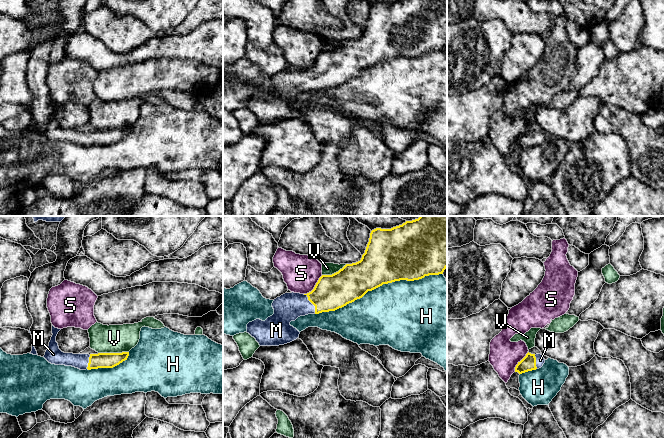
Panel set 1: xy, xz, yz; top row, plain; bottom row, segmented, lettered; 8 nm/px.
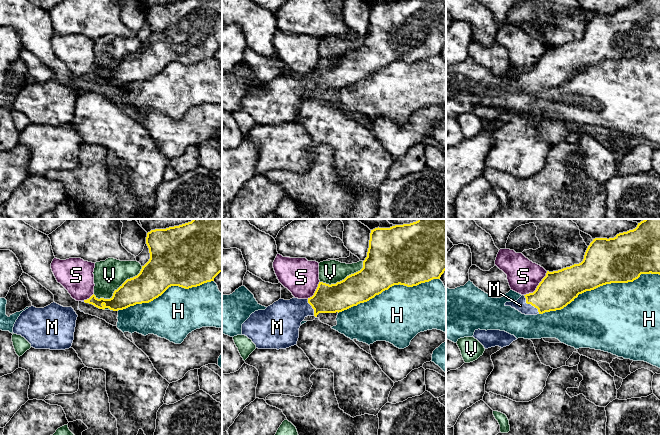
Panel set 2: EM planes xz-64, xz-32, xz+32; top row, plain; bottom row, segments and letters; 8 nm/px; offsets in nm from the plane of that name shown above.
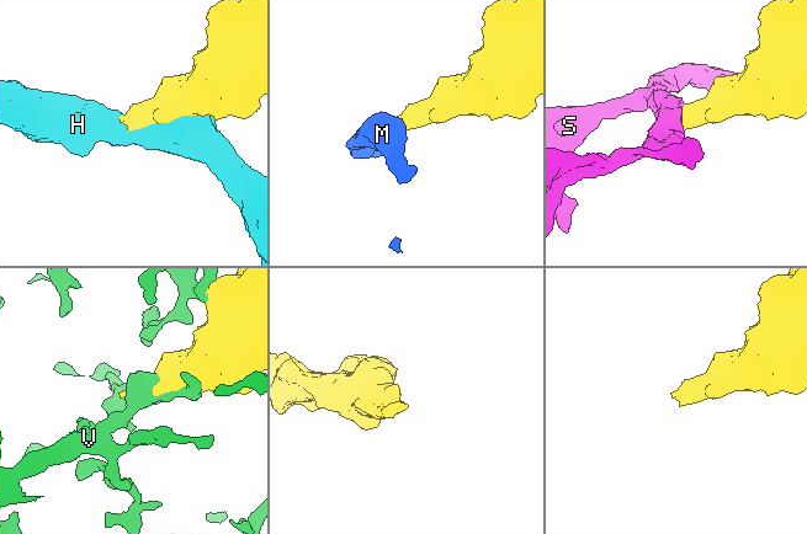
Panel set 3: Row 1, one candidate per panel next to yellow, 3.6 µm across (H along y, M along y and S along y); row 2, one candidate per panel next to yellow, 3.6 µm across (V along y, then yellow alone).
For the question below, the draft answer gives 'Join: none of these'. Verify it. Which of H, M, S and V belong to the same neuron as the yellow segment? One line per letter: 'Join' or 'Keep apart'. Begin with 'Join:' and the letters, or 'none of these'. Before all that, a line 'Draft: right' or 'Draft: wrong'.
Draft: wrong
Join: M
H: Keep apart
M: Join
S: Keep apart
V: Keep apart

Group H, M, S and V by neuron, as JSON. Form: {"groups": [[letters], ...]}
{"groups": [["H"], ["M"], ["S"], ["V"]]}

